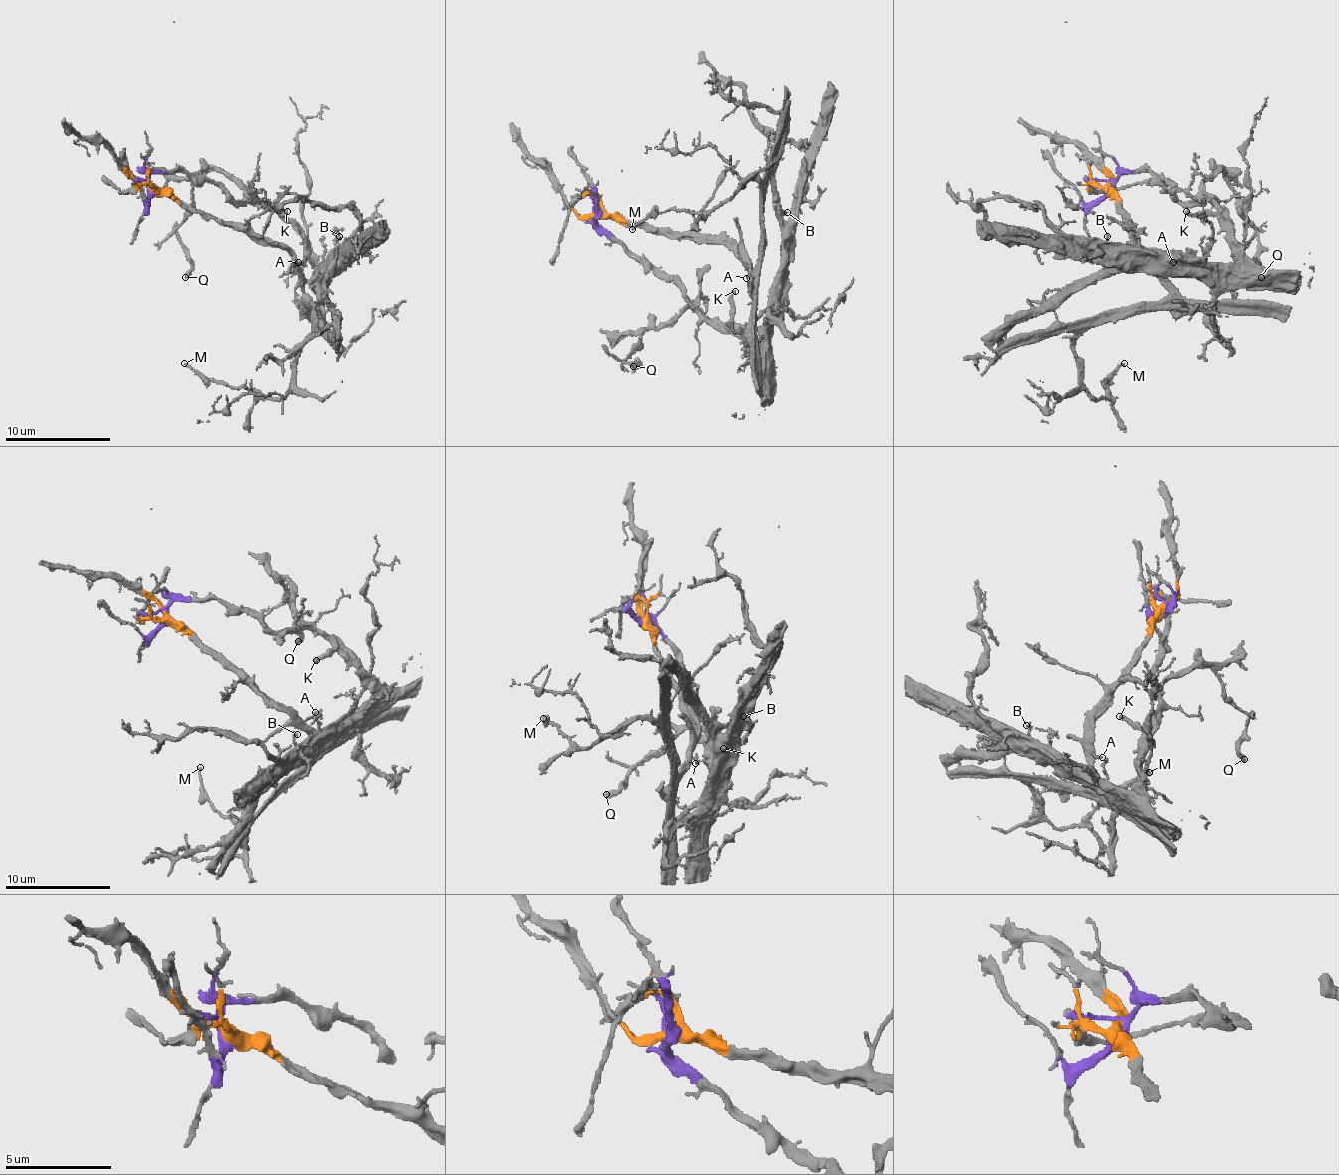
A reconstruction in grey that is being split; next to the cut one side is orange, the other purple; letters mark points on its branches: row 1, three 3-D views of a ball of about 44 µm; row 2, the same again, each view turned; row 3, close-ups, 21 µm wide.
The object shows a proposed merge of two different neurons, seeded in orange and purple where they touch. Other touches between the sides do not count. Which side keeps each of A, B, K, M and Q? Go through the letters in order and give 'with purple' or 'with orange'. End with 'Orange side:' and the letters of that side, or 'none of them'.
A: with orange
B: with purple
K: with purple
M: with orange
Q: with purple
Orange side: A, M

